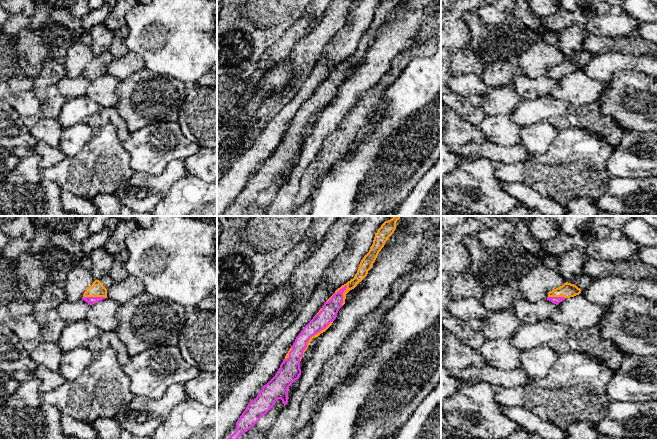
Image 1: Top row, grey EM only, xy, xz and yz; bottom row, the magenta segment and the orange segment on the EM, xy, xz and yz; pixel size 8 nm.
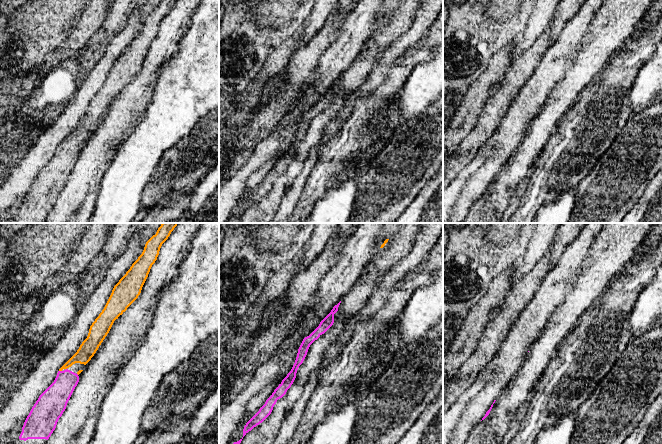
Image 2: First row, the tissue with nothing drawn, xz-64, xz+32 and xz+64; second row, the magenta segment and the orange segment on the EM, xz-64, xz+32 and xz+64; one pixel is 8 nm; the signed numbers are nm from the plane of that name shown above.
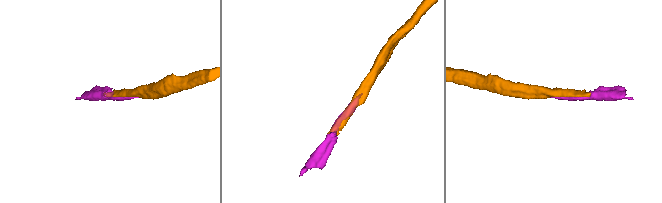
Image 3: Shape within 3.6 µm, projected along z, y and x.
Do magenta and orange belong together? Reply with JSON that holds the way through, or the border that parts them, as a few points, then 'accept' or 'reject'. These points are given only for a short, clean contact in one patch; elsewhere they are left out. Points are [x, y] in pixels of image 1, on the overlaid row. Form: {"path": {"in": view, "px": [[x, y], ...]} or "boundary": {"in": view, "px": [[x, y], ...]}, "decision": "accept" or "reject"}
{"decision": "accept"}

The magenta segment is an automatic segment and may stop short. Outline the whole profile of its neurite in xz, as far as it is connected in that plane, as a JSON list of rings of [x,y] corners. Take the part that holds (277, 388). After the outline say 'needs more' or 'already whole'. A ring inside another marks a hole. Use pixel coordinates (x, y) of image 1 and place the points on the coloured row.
[[[401,216],[385,221],[375,234],[369,252],[361,260],[354,278],[338,288],[324,303],[319,312],[303,328],[289,349],[275,376],[263,386],[257,397],[250,402],[237,422],[228,430],[224,440],[242,440],[246,432],[265,415],[278,399],[284,406],[288,402],[288,388],[301,375],[300,361],[313,338],[325,332],[337,317],[339,309],[345,304],[346,294],[361,282],[372,268],[379,252],[396,229]]] | needs more

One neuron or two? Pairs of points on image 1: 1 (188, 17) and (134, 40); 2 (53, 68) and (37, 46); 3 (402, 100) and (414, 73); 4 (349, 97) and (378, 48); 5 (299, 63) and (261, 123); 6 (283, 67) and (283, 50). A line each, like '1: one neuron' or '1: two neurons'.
1: one neuron
2: two neurons
3: one neuron
4: one neuron
5: one neuron
6: two neurons

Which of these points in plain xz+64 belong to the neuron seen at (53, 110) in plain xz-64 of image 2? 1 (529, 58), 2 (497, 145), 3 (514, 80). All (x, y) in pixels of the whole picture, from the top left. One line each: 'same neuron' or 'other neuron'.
1: same neuron
2: other neuron
3: same neuron

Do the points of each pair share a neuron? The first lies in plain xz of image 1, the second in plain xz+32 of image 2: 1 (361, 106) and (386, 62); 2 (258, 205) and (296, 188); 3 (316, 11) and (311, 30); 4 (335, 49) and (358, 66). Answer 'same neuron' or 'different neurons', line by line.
1: different neurons
2: different neurons
3: same neuron
4: different neurons

